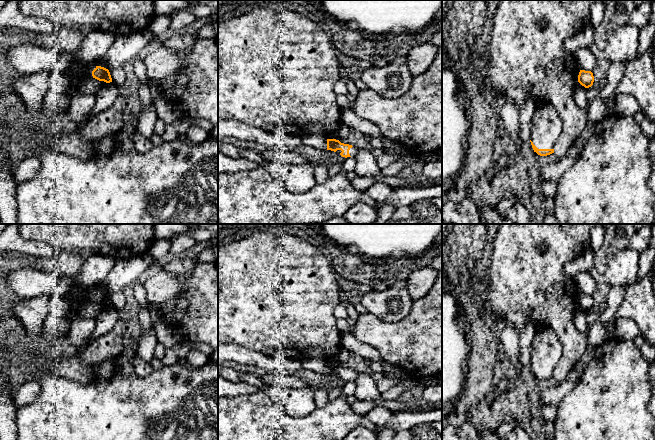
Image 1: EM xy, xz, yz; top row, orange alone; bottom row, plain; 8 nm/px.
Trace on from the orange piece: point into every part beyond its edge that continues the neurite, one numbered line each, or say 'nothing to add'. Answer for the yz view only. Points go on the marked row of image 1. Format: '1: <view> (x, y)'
1: yz (546, 126)

